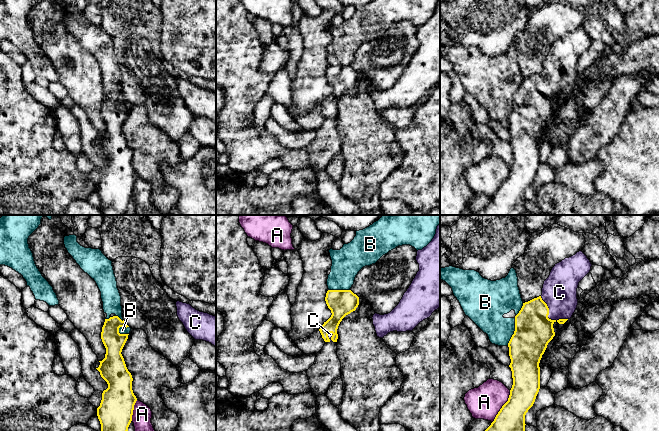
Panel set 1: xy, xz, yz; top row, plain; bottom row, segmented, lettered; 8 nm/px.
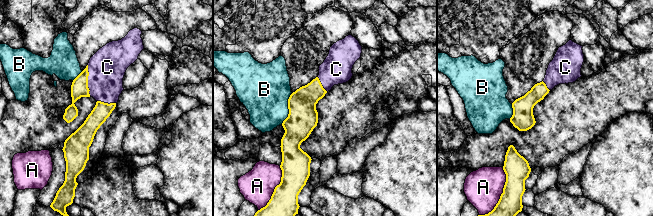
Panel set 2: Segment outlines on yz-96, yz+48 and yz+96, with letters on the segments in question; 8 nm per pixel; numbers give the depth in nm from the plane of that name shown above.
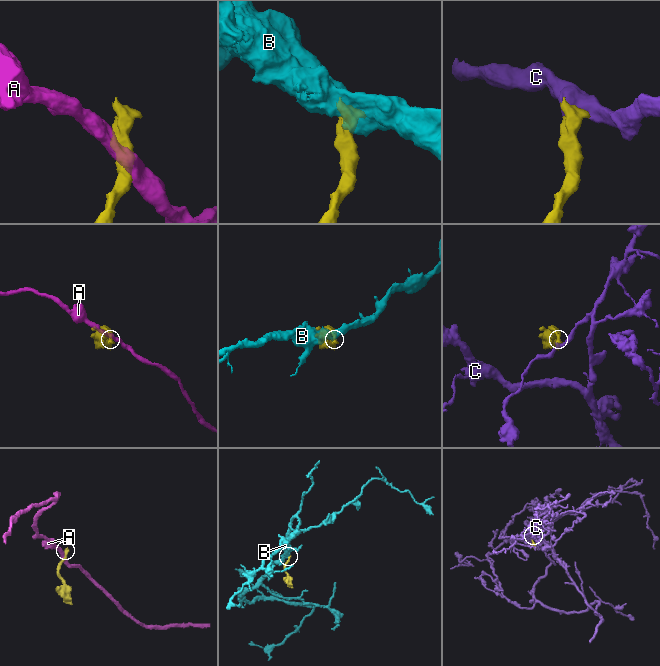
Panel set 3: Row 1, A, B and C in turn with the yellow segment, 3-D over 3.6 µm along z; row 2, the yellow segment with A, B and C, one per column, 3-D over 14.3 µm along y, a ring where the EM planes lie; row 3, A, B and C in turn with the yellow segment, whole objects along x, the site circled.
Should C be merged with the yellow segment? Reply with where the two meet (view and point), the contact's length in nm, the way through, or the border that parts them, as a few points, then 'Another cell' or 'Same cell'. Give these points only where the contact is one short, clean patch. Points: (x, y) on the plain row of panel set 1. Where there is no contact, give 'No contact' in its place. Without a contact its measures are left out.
Touches yellow at yz (547, 92). Shared border 300 nm. Same cell

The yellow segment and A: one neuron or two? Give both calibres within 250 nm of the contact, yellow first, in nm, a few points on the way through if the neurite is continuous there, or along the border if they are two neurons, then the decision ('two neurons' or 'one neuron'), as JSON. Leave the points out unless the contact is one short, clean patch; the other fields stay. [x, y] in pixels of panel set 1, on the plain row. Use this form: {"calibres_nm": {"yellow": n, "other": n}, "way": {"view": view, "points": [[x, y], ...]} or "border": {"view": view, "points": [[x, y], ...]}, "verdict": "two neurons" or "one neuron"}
{"calibres_nm": {"yellow": 280, "other": 260}, "verdict": "two neurons"}

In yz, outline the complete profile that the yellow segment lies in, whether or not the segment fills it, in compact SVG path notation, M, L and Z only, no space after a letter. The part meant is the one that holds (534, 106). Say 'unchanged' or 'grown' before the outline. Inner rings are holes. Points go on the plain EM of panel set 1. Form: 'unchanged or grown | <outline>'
grown | M582 27L565 34L552 44L549 53L544 57L542 71L523 79L521 86L515 92L515 107L508 119L511 135L509 143L511 144L513 154L508 177L502 182L491 201L474 215L521 215L525 211L525 191L533 182L540 165L539 139L548 119L555 112L553 100L556 97L559 100L564 100L572 93L578 81L577 64L579 58L590 48L591 42L590 36Z

